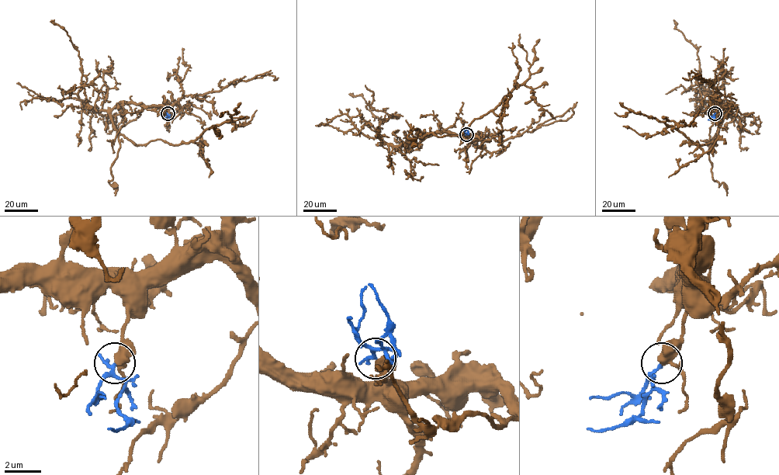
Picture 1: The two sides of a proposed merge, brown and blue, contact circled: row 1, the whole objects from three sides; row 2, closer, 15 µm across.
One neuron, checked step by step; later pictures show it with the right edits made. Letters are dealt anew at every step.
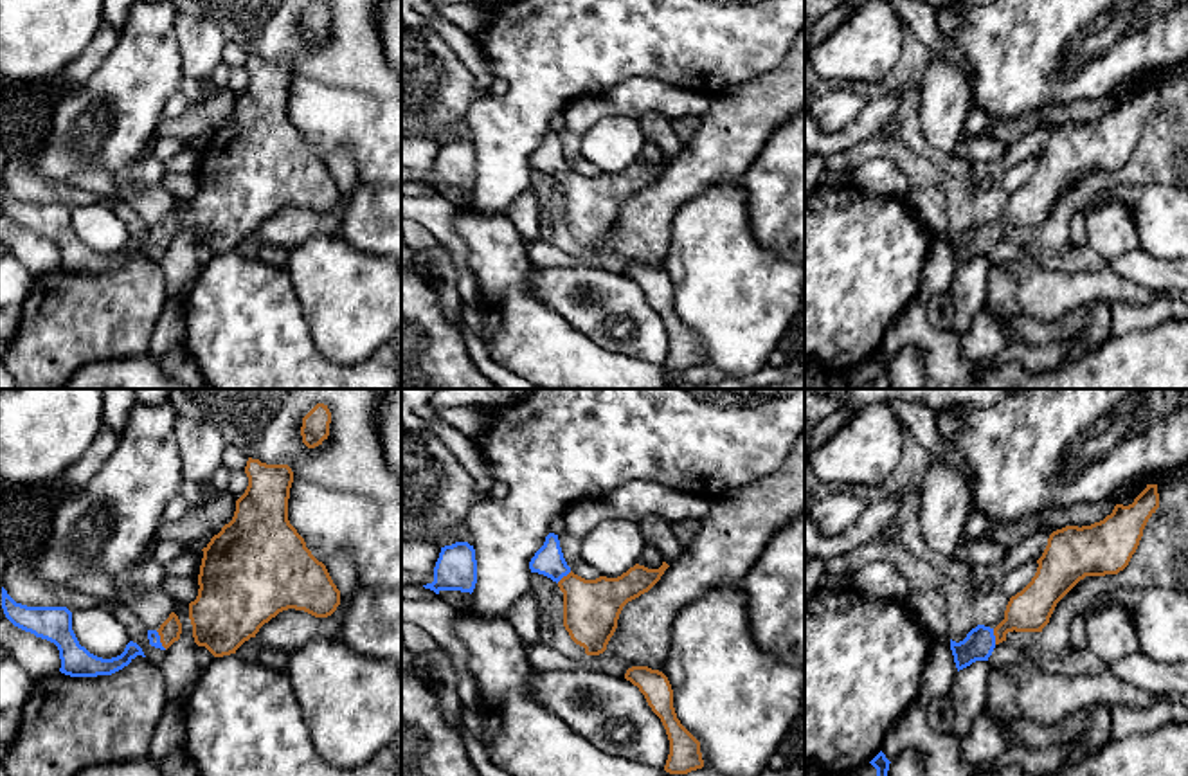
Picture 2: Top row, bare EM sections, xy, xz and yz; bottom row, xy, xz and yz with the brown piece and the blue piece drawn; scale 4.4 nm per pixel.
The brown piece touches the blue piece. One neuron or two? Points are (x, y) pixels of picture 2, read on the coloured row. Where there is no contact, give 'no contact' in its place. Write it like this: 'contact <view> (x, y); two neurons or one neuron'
contact xy (161, 640); one neuron

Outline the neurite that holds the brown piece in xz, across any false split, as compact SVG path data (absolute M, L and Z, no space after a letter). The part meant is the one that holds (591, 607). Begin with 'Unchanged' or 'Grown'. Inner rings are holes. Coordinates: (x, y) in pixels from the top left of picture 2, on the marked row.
Grown. M549 533L529 562L531 573L544 574L563 592L563 627L587 655L607 650L623 607L648 592L670 565L659 569L635 564L617 578L585 580L567 565L558 535Z

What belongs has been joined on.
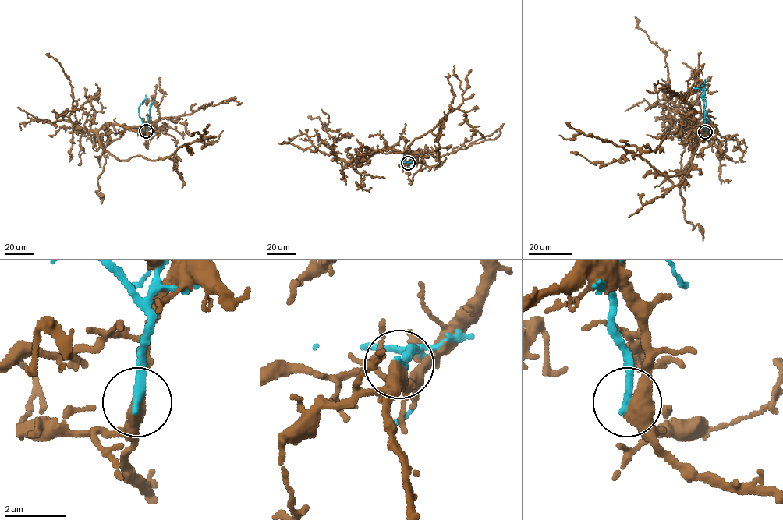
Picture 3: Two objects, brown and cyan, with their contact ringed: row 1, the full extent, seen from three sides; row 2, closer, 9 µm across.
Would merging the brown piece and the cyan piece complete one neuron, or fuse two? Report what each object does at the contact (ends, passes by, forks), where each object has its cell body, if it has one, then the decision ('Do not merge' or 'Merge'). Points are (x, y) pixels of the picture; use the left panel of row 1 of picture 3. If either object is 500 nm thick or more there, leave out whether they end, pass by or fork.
At the ring brown passes by. At the ring cyan ends. Soma of brown: none. Soma of cyan: none. Do not merge

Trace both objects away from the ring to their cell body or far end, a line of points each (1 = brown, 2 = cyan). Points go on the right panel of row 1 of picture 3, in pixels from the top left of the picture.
1: (706, 132), (703, 124), (685, 124), (699, 123), (690, 176), (689, 169), (662, 174), (606, 140), (559, 135)
2: (705, 132), (701, 96), (705, 79)

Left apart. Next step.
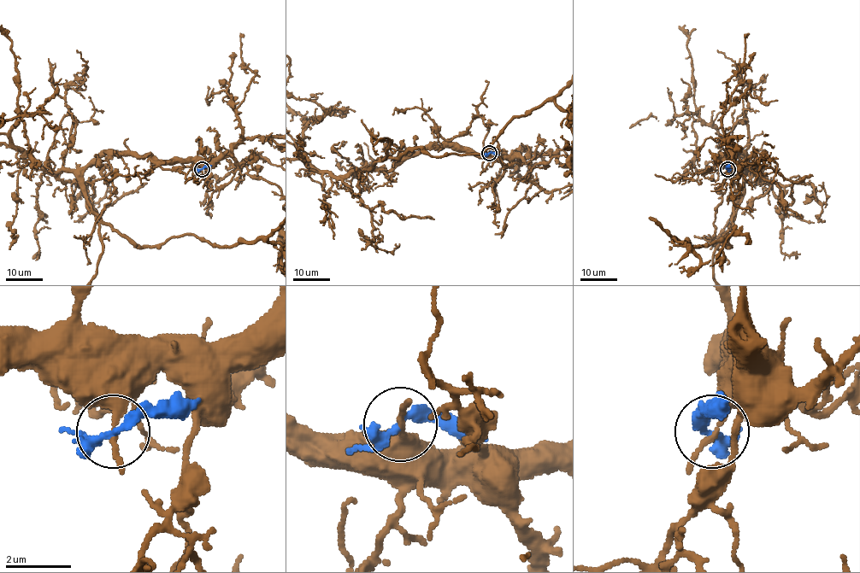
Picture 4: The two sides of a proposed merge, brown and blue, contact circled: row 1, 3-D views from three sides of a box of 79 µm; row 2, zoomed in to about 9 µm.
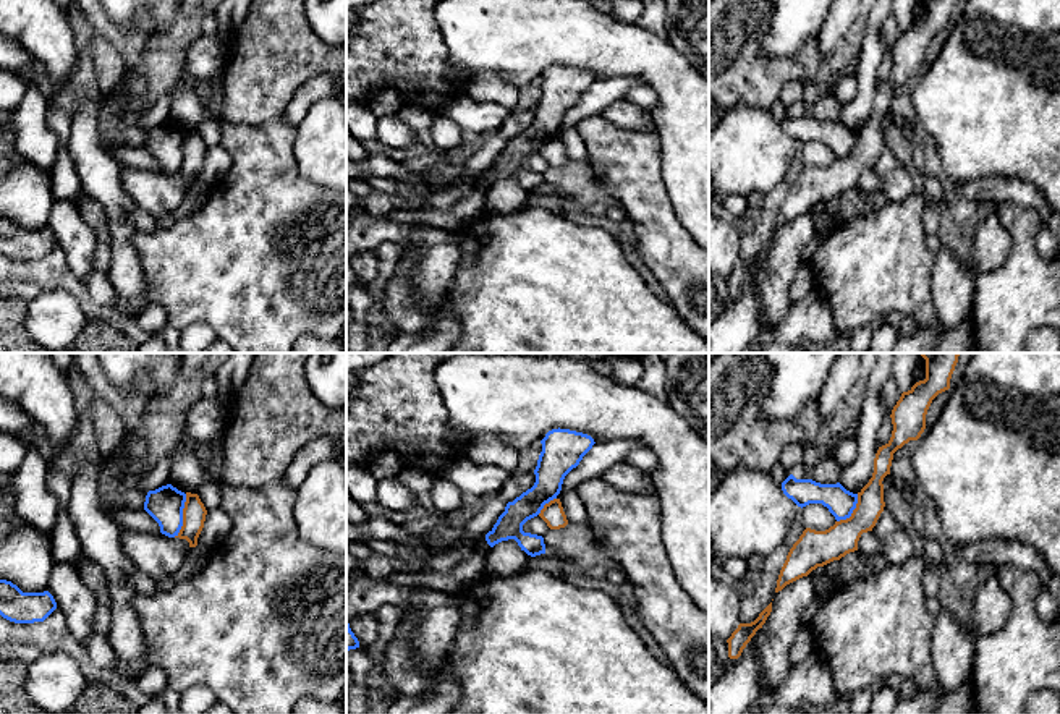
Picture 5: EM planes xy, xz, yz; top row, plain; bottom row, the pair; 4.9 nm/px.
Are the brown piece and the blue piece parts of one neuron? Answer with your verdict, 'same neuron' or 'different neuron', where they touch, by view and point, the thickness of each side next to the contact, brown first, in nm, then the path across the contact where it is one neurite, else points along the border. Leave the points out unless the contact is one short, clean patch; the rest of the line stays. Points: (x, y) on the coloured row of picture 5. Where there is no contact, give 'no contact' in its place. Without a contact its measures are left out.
different neuron | xy (183, 515) | 120/180 nm | along xy (186, 494), (182, 528), (173, 536)

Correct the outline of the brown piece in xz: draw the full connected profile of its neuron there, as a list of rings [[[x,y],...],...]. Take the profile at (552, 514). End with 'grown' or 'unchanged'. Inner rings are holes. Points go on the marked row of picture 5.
[[[553,499],[545,504],[539,516],[547,523],[550,529],[560,529],[568,525],[560,499]]] | unchanged

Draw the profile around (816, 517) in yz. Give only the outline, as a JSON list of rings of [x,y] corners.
[[[809,504],[803,507],[803,523],[806,528],[825,531],[835,525],[835,516],[822,504]]]

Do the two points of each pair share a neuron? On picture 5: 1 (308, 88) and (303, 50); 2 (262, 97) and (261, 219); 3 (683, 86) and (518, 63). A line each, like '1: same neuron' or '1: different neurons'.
1: different neurons
2: different neurons
3: same neuron

